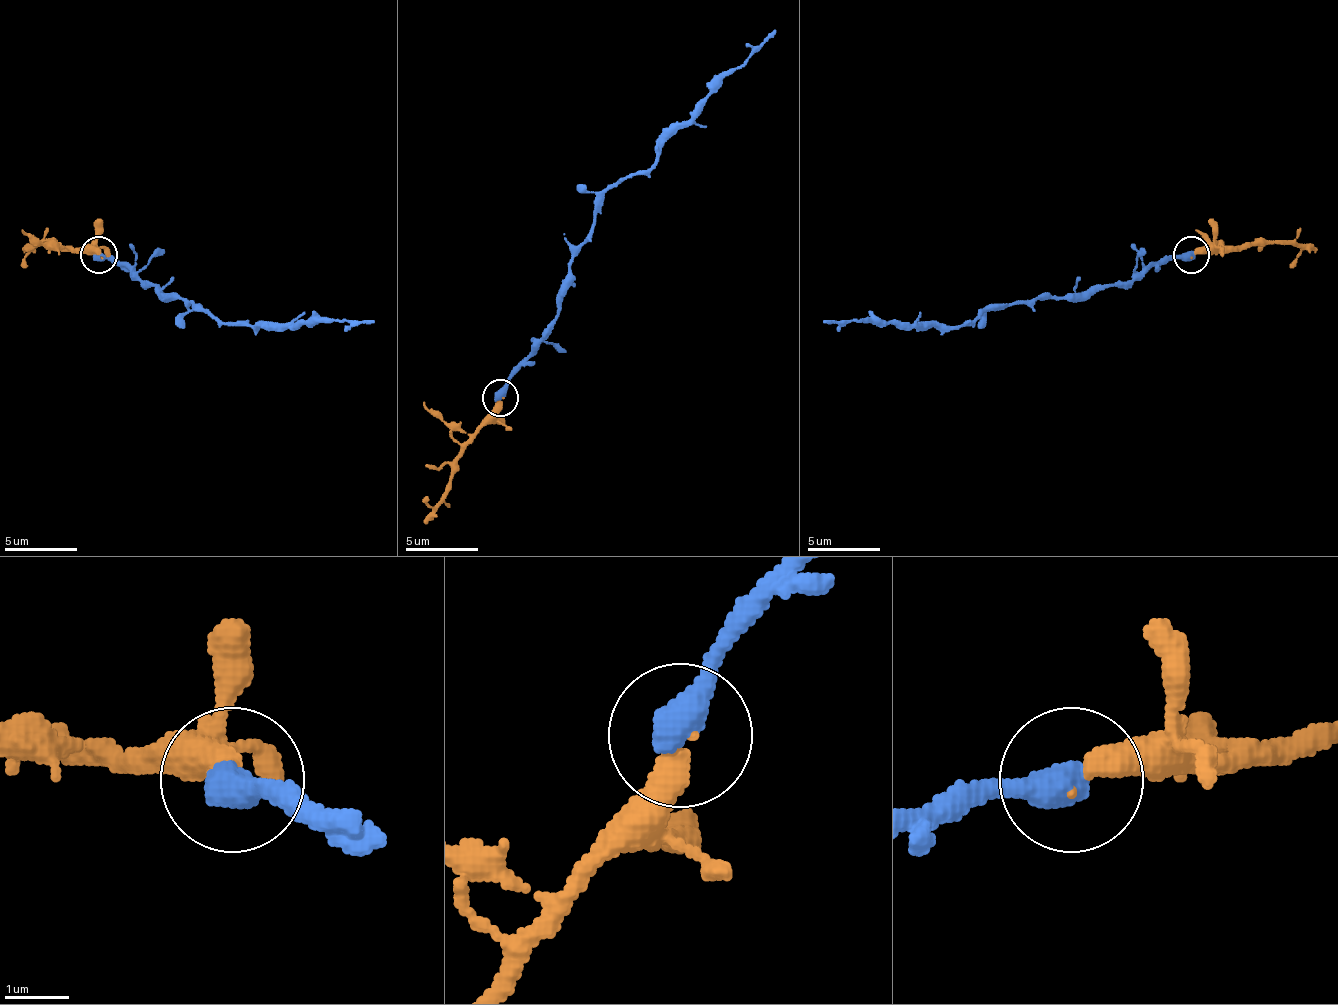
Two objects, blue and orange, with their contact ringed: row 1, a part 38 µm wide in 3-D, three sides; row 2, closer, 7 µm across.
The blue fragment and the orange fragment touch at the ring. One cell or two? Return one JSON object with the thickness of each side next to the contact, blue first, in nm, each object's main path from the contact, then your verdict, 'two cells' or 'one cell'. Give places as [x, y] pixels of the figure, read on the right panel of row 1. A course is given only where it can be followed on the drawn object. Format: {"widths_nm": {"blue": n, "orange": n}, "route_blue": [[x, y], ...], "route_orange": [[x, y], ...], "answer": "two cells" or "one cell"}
{"widths_nm": {"blue": 550, "orange": 340}, "route_blue": [[1192, 256], [1163, 256], [1108, 288], [1086, 288], [1079, 296], [992, 303], [959, 325], [824, 321]], "route_orange": [[1192, 256], [1254, 245], [1294, 245], [1301, 252], [1290, 266]], "answer": "one cell"}

